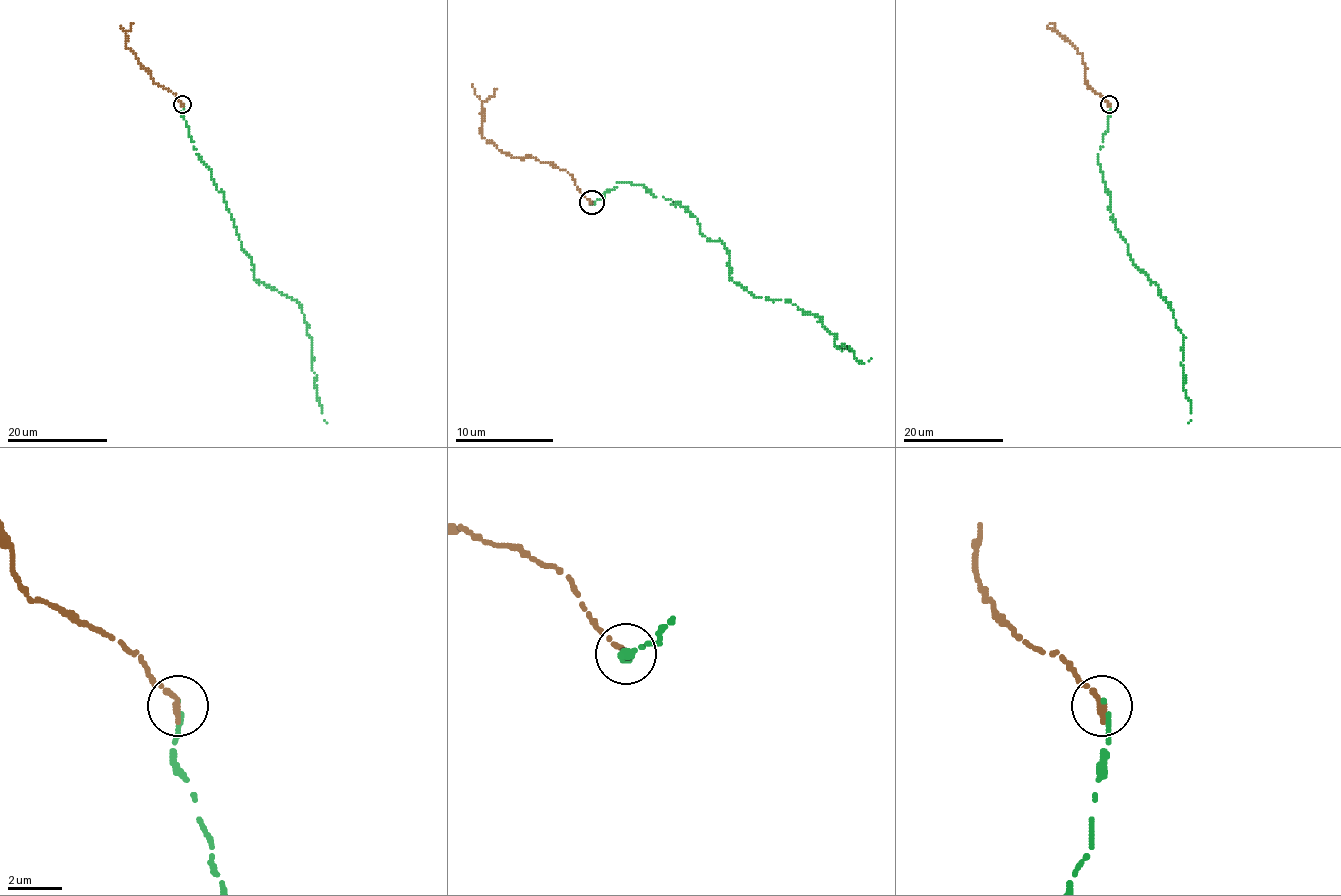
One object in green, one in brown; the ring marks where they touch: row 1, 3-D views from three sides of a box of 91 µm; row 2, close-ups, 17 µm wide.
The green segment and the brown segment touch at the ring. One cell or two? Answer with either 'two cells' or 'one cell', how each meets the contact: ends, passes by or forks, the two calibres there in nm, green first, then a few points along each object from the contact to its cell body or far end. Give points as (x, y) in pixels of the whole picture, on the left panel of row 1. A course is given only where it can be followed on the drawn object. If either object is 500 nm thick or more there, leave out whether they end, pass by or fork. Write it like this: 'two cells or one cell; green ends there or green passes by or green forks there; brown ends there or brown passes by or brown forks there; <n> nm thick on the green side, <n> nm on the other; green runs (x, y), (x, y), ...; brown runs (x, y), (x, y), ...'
one cell; green ends there; brown ends there; 150 nm thick on the green side, 280 nm on the other; green runs (183, 103), (181, 115), (195, 153), (224, 193), (253, 276), (294, 299), (302, 310), (326, 423); brown runs (183, 104), (169, 90), (155, 84), (151, 74), (126, 46), (126, 33), (134, 24)

